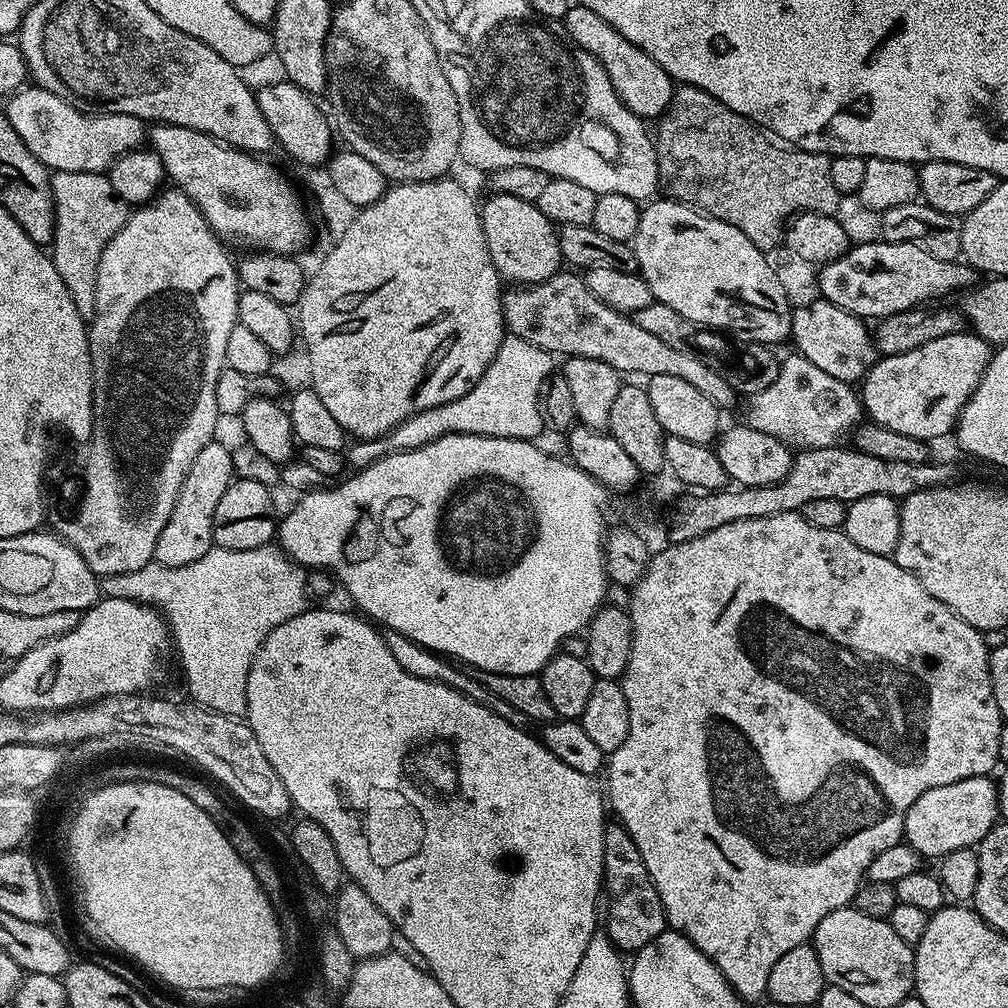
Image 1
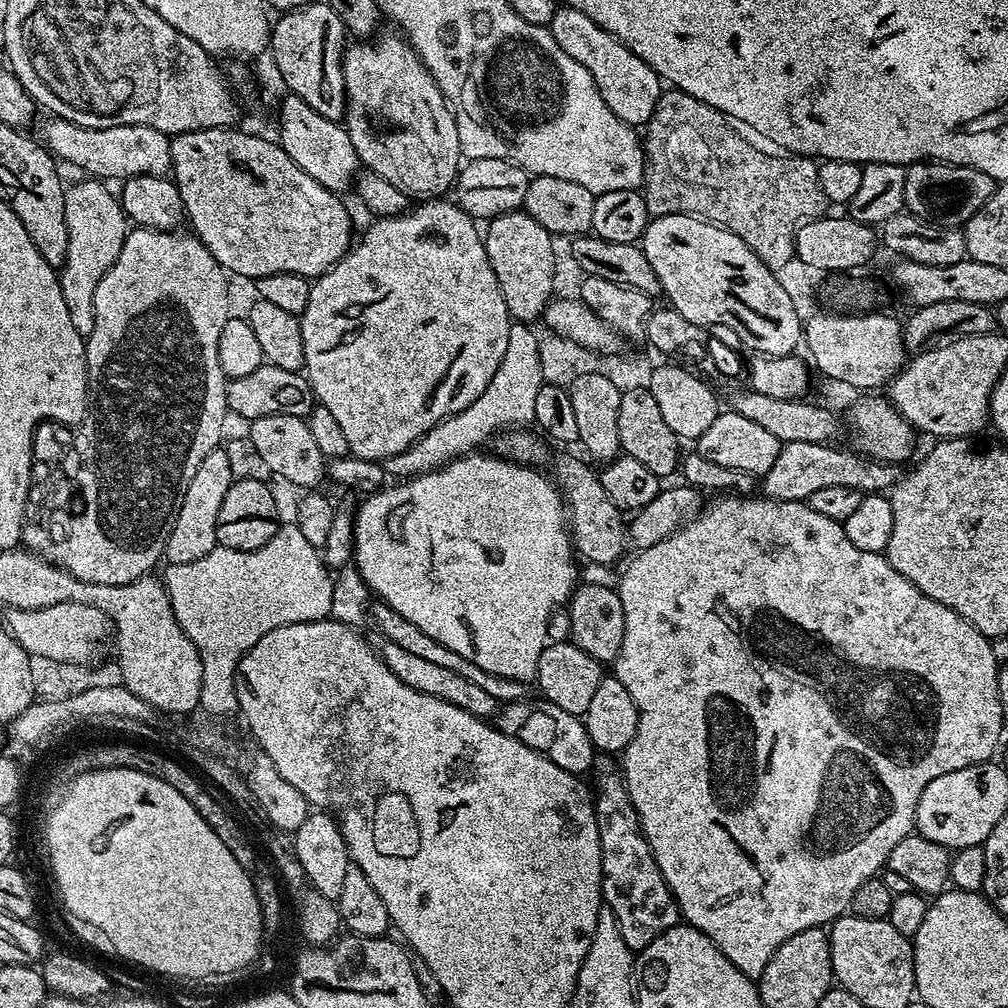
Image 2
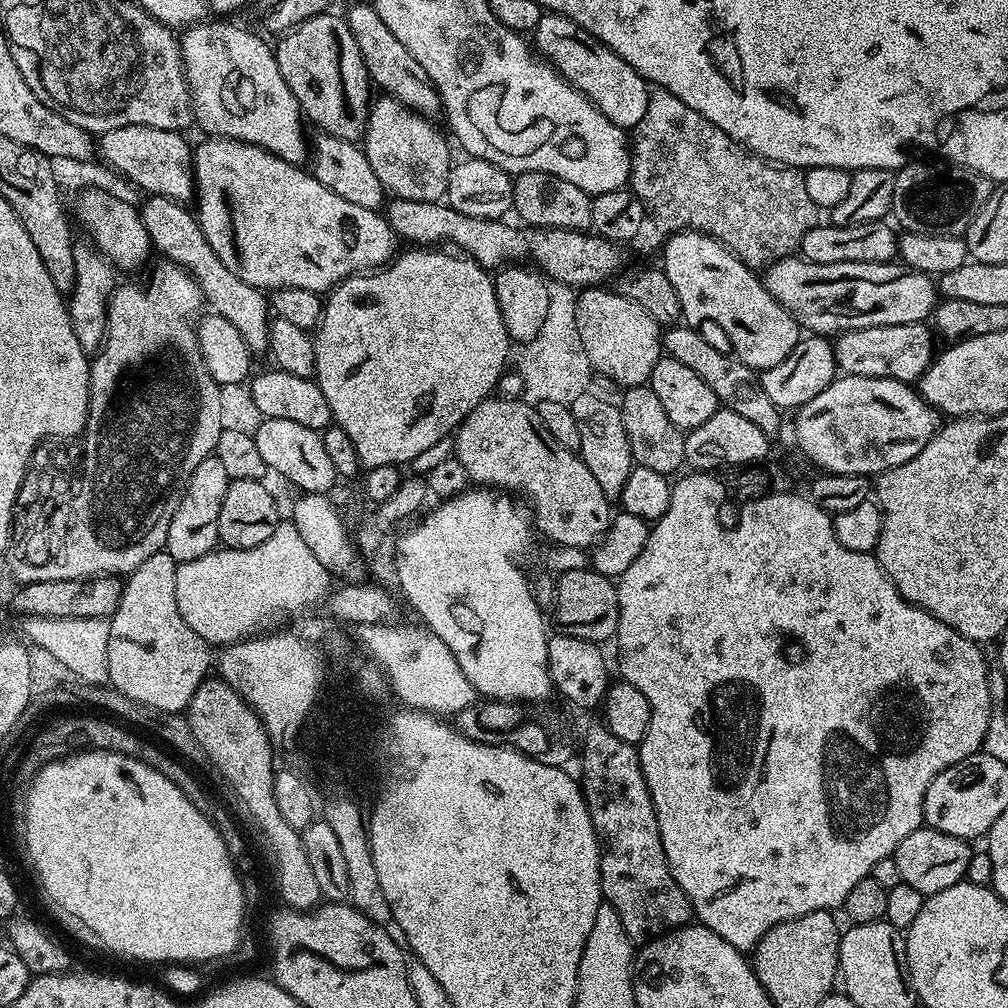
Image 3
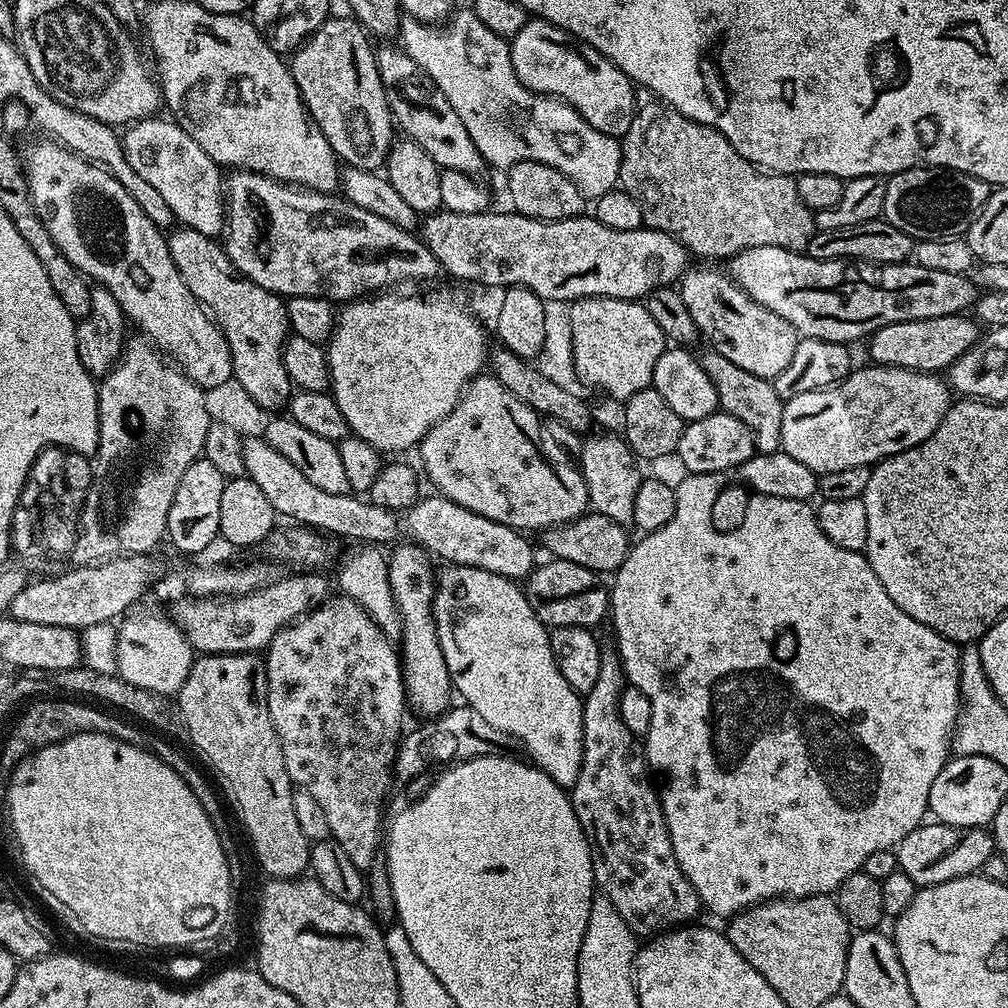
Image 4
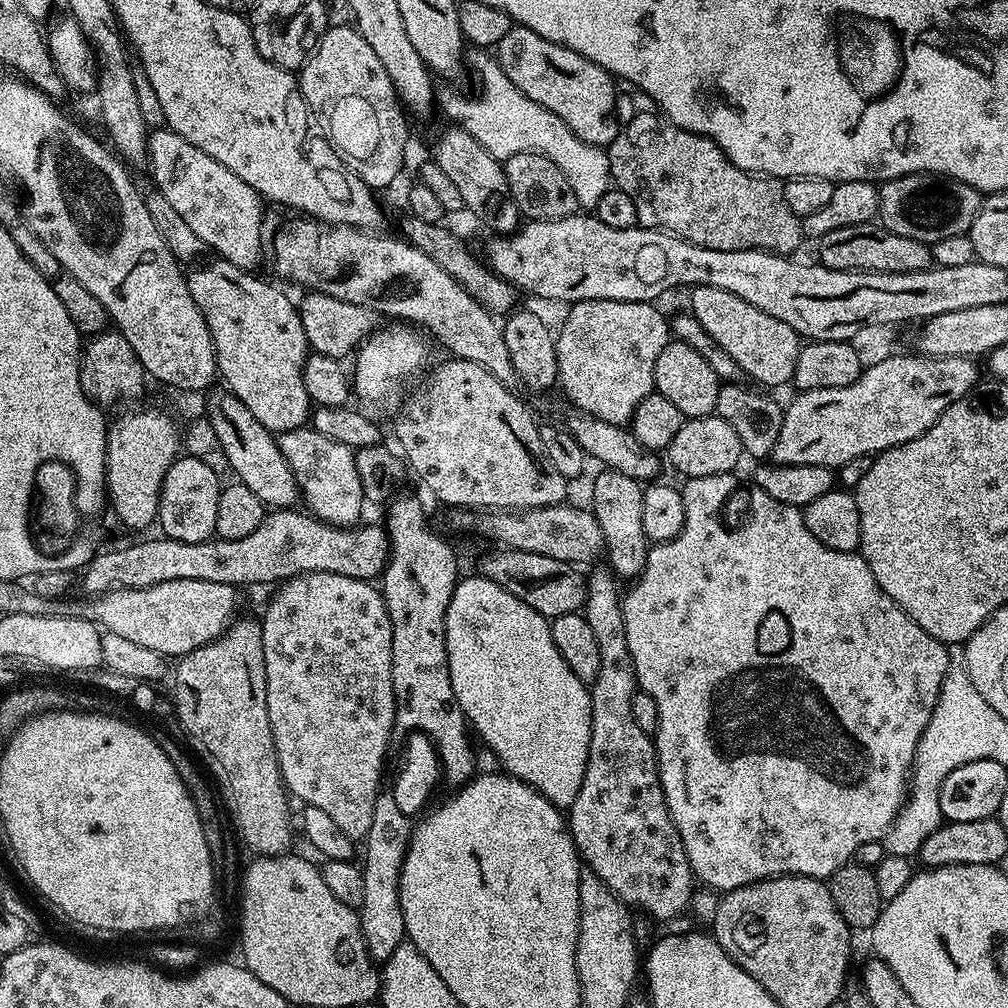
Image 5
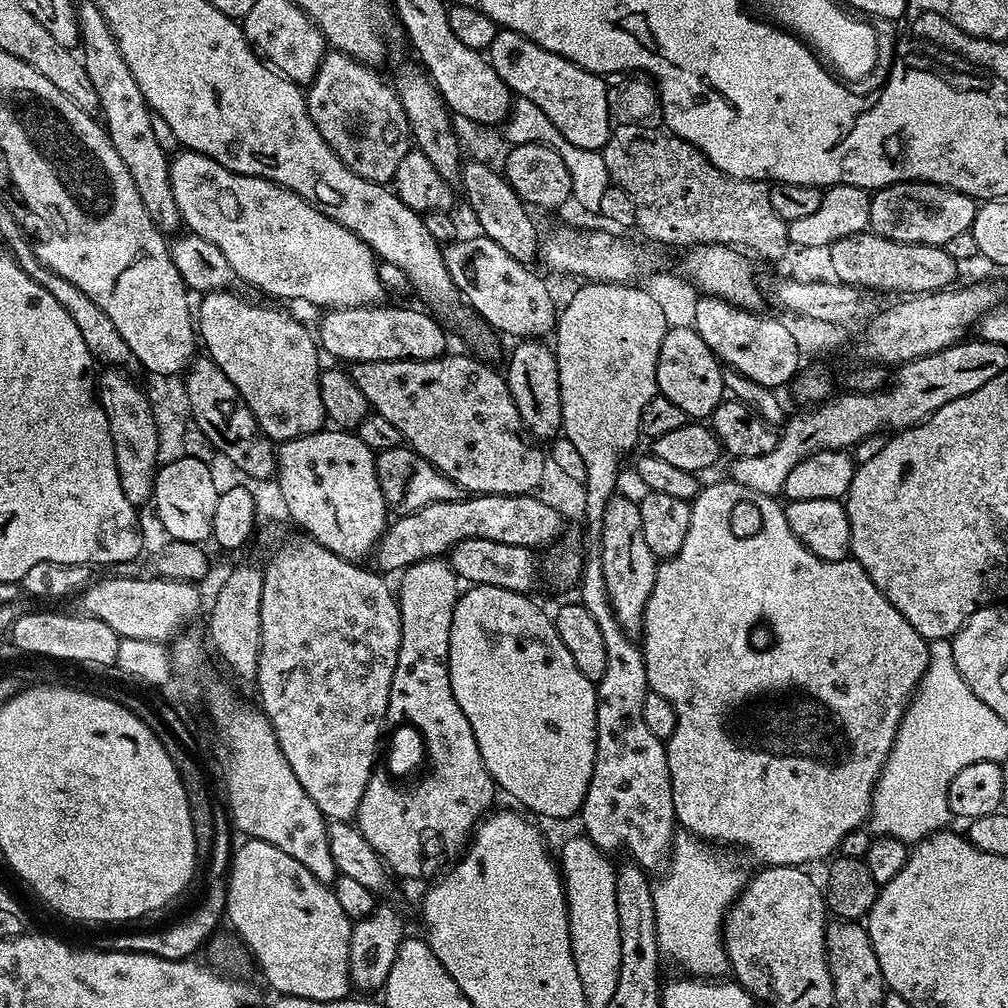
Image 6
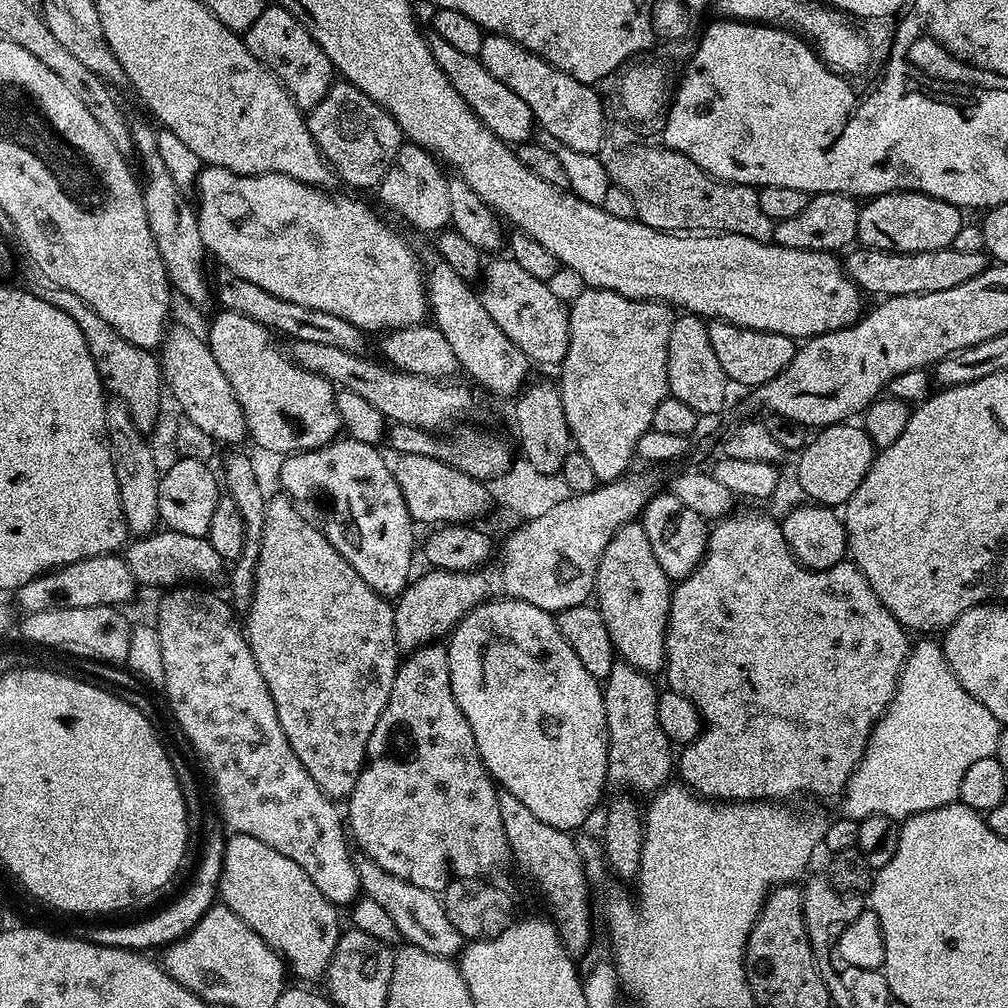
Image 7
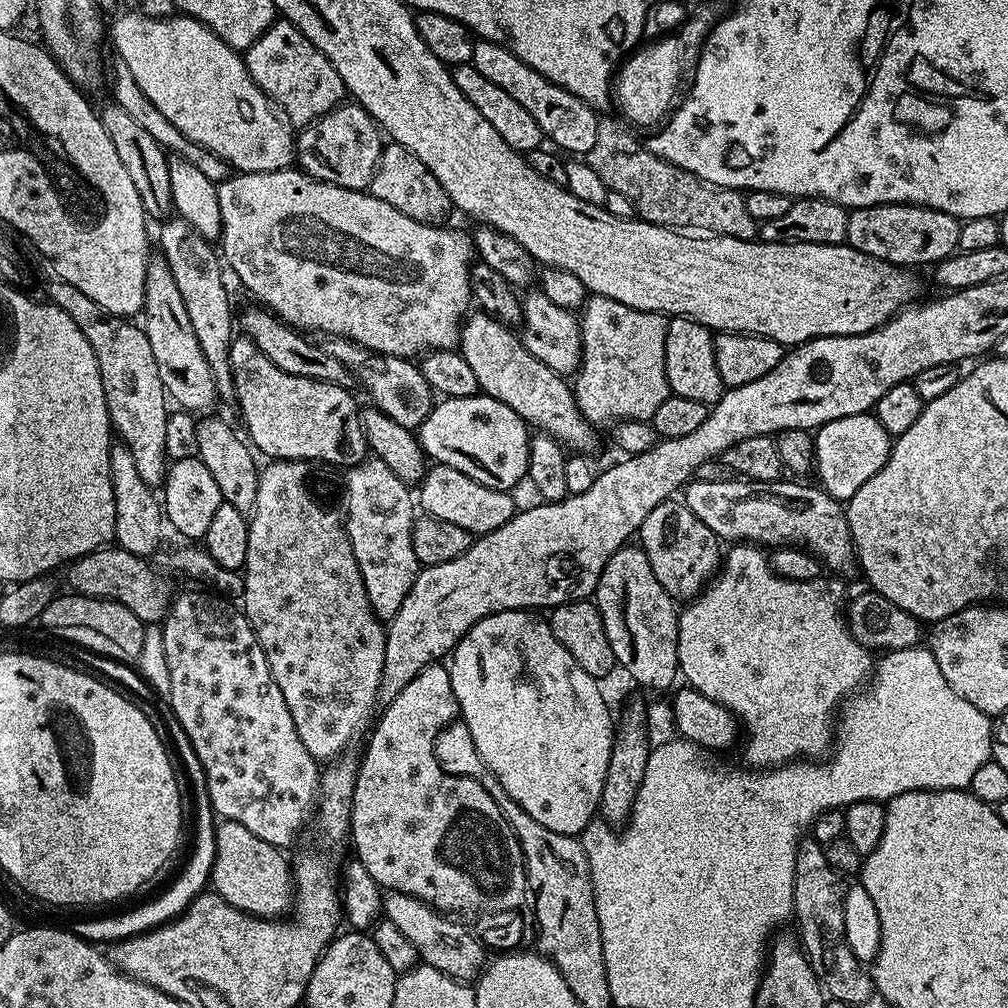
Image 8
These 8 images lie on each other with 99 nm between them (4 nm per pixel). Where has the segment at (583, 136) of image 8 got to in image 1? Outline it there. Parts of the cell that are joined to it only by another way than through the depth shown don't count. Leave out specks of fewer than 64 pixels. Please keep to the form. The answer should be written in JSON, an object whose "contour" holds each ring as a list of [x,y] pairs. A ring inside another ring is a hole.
{"contour":[[[577,3],[569,7],[568,13],[564,15],[562,21],[563,31],[573,44],[578,45],[582,50],[594,54],[594,58],[600,60],[600,64],[606,70],[618,98],[635,114],[645,121],[655,121],[668,111],[668,105],[672,103],[672,94],[674,91],[674,81],[634,42],[626,42],[610,22],[602,22],[594,10],[586,10],[586,6]]]}

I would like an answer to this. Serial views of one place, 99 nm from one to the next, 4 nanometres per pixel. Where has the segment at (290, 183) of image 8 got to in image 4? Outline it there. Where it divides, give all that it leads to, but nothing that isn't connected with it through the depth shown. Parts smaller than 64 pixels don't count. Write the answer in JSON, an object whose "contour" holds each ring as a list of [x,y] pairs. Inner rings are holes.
{"contour":[[[171,118],[160,119],[137,120],[123,133],[126,162],[162,194],[183,227],[219,237],[226,227],[226,188],[222,176],[220,180],[221,169],[180,124]]]}

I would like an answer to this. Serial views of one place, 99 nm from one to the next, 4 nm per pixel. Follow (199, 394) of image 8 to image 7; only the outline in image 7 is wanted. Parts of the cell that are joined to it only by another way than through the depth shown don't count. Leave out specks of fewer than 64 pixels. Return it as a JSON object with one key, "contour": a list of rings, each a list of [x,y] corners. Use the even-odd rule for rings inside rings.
{"contour":[[[169,327],[164,333],[164,343],[158,349],[158,359],[167,391],[172,391],[177,406],[184,411],[184,420],[194,422],[194,426],[206,430],[206,434],[210,434],[210,438],[221,445],[236,444],[240,439],[245,439],[248,427],[242,406],[234,390],[230,390],[226,374],[222,374],[207,339],[201,333],[199,336],[188,328]]]}

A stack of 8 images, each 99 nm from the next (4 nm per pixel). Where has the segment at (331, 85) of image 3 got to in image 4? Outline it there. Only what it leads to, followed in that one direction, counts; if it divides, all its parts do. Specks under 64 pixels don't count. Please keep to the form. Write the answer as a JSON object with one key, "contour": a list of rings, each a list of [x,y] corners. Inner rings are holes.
{"contour":[[[347,19],[325,20],[317,32],[291,53],[290,67],[300,99],[312,123],[322,130],[326,142],[330,142],[332,151],[349,168],[375,172],[385,167],[394,143],[388,88],[380,75],[369,33],[355,19]]]}

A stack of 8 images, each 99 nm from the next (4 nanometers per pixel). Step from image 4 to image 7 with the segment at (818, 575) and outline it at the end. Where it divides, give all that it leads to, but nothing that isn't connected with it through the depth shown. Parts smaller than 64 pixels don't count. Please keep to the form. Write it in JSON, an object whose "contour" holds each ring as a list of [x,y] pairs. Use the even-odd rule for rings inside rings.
{"contour":[[[748,512],[745,516],[736,516],[737,514],[729,514],[713,523],[708,534],[708,544],[704,547],[704,556],[696,569],[686,577],[679,581],[673,587],[672,601],[670,602],[670,610],[668,611],[668,629],[664,632],[664,667],[662,676],[668,679],[667,687],[673,692],[682,694],[686,698],[690,698],[693,706],[700,711],[700,719],[702,727],[696,735],[695,740],[690,744],[683,745],[681,754],[678,756],[678,776],[687,787],[691,788],[697,796],[702,796],[706,800],[713,802],[747,802],[750,800],[766,800],[769,802],[787,801],[787,796],[796,796],[799,792],[809,792],[812,796],[836,796],[839,797],[843,793],[844,788],[848,785],[848,779],[852,777],[852,771],[860,764],[860,759],[864,756],[864,751],[868,745],[868,739],[872,736],[872,727],[880,721],[884,711],[896,696],[896,683],[900,680],[900,672],[904,668],[904,663],[908,661],[908,653],[910,651],[909,633],[903,624],[900,624],[894,618],[894,614],[890,614],[890,610],[886,610],[886,606],[882,606],[882,602],[874,594],[874,590],[870,586],[870,582],[866,582],[866,578],[862,575],[859,568],[851,562],[841,562],[835,564],[833,568],[826,570],[810,570],[804,568],[796,562],[794,554],[790,550],[790,546],[786,542],[786,538],[782,534],[779,523],[774,519],[771,520],[764,512]]]}

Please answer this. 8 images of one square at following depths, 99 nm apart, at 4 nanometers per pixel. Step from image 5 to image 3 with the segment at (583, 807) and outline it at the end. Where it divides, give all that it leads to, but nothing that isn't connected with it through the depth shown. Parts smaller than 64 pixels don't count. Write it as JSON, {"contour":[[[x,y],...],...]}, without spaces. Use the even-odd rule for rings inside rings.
{"contour":[[[596,722],[584,736],[578,783],[584,800],[588,803],[588,813],[596,836],[600,839],[600,890],[608,905],[618,910],[618,918],[622,918],[626,934],[634,942],[647,942],[674,928],[683,928],[693,919],[692,903],[686,898],[682,886],[678,886],[678,882],[672,877],[668,859],[662,850],[658,818],[654,814],[650,790],[642,774],[637,745],[614,738],[614,734],[610,734],[603,723]]]}

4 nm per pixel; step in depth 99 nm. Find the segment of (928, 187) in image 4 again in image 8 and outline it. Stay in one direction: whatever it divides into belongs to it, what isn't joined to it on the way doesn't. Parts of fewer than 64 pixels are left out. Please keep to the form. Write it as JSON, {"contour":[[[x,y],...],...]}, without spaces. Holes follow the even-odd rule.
{"contour":[[[920,204],[866,206],[849,211],[846,243],[870,258],[885,260],[897,266],[935,266],[959,249],[960,225],[961,221],[950,214],[942,214],[942,210],[923,208]]]}

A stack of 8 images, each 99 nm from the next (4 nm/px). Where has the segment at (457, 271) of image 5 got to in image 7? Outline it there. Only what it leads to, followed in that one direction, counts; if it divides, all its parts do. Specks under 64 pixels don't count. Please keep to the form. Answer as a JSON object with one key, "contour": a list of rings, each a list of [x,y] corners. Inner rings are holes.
{"contour":[[[500,258],[489,259],[492,261],[489,264],[487,261],[482,268],[484,289],[481,287],[478,295],[482,306],[486,306],[486,314],[490,314],[490,318],[494,322],[498,322],[498,330],[502,330],[502,334],[506,334],[506,338],[510,338],[510,342],[514,342],[514,346],[518,346],[518,350],[522,350],[522,354],[526,354],[533,365],[553,364],[553,366],[559,366],[563,364],[566,350],[570,346],[569,305],[565,301],[559,300],[550,291],[548,281],[534,278],[526,270],[522,270],[522,266],[518,266],[516,260],[511,258],[496,259]]]}

